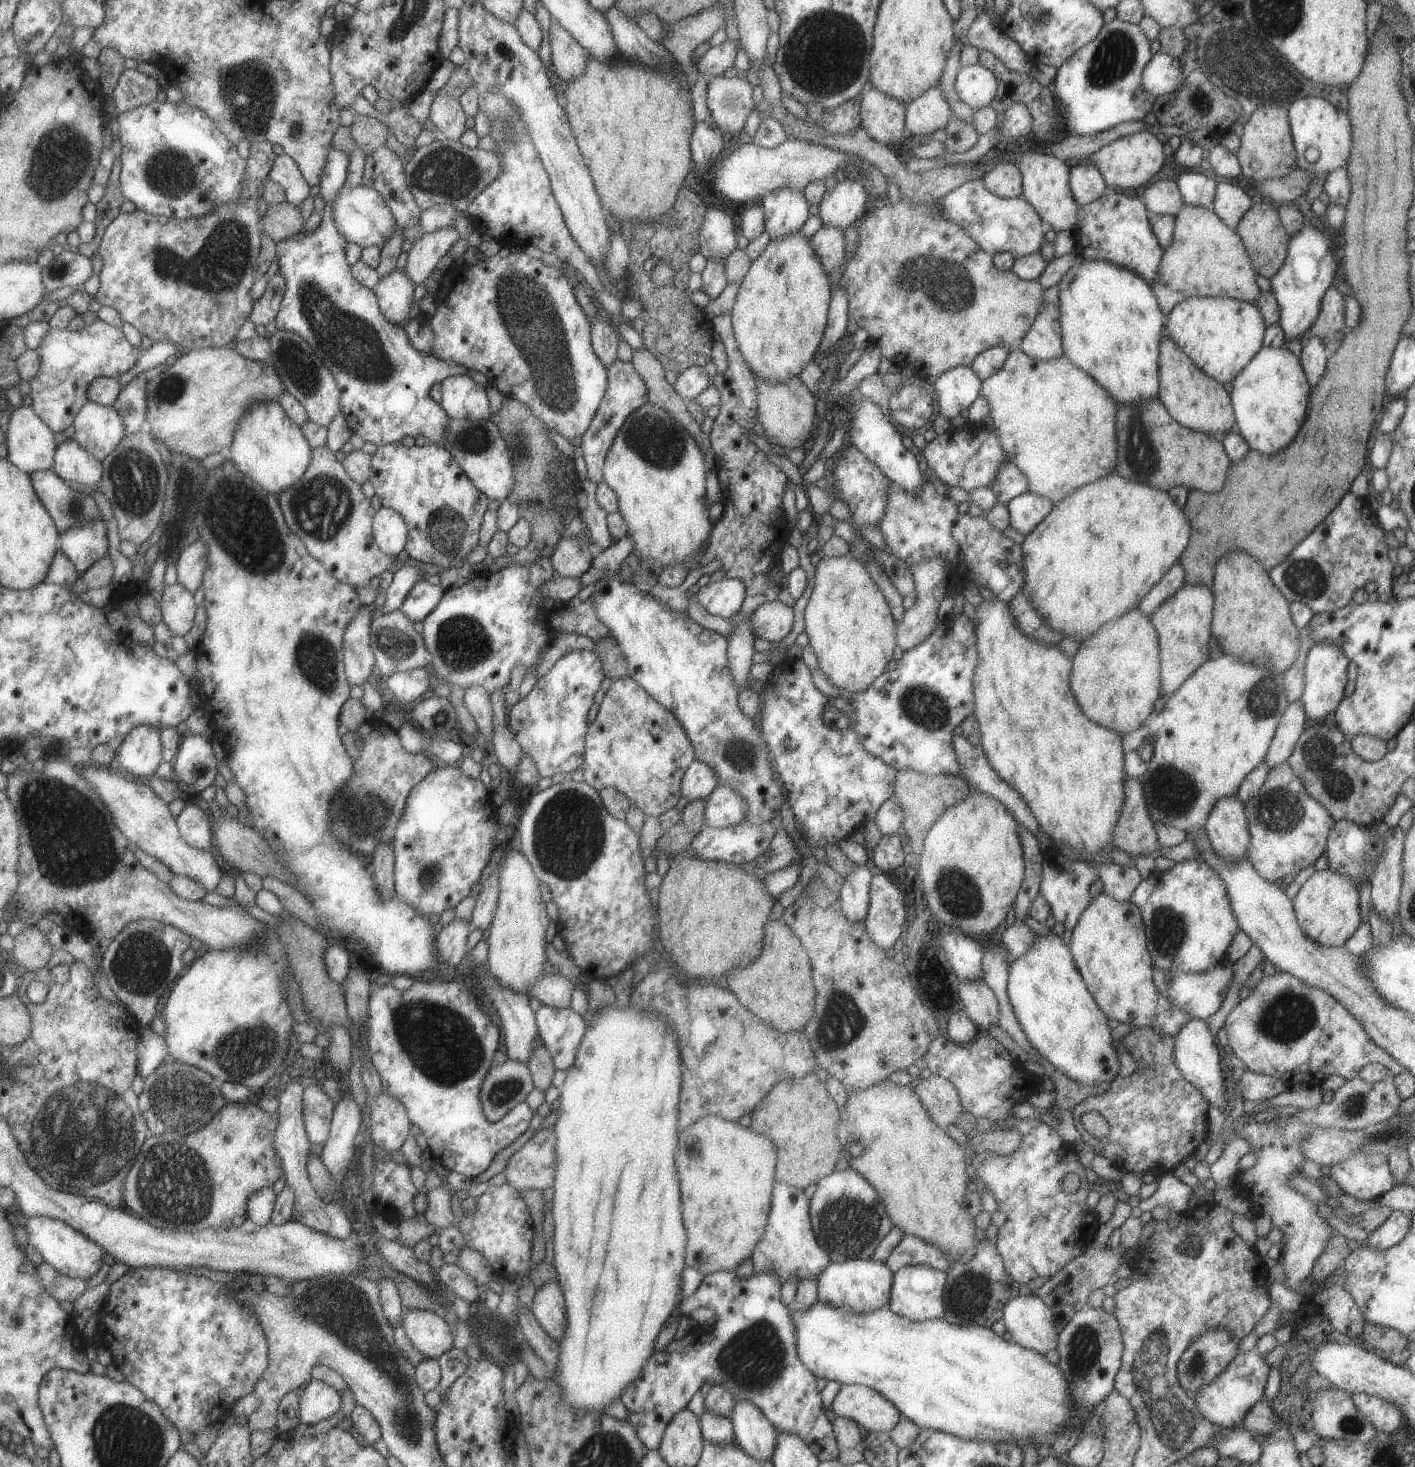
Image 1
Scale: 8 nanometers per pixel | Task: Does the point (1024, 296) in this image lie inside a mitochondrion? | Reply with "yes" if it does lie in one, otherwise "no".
no

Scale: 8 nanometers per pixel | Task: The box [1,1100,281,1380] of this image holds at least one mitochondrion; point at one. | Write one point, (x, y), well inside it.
(172, 1183)

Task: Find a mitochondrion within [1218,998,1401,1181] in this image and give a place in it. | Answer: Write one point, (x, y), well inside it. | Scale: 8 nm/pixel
(1354, 1105)

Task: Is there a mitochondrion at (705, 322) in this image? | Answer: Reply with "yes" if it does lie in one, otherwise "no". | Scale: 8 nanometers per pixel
no

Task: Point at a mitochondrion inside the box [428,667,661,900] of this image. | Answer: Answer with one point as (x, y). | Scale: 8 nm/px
(568, 834)

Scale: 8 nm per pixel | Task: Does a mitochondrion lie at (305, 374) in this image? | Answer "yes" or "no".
yes

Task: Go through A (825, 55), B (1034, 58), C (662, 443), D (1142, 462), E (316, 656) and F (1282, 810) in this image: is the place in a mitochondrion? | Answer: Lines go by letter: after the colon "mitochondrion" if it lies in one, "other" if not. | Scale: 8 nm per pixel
A: mitochondrion
B: other
C: mitochondrion
D: mitochondrion
E: mitochondrion
F: mitochondrion

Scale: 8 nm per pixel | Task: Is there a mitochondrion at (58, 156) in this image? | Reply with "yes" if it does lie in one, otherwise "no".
yes

